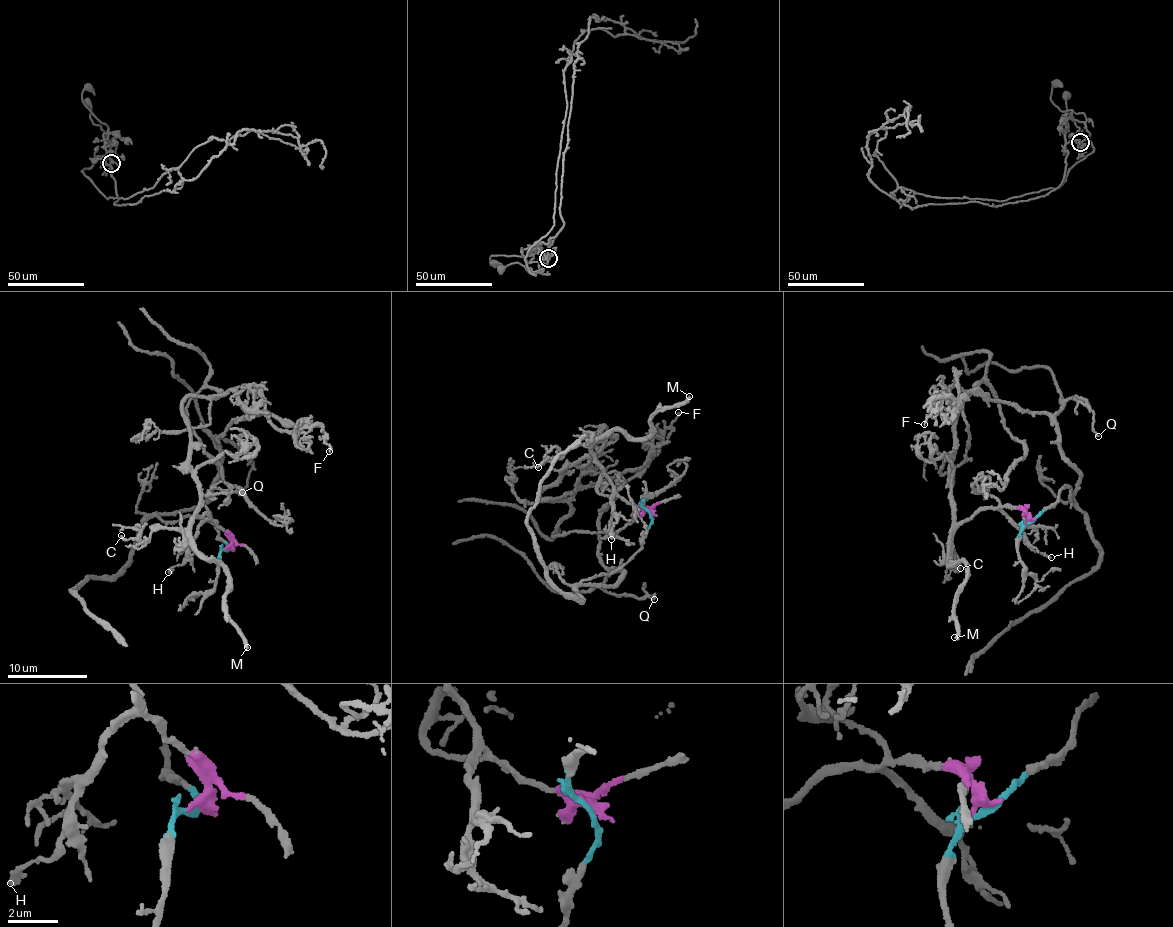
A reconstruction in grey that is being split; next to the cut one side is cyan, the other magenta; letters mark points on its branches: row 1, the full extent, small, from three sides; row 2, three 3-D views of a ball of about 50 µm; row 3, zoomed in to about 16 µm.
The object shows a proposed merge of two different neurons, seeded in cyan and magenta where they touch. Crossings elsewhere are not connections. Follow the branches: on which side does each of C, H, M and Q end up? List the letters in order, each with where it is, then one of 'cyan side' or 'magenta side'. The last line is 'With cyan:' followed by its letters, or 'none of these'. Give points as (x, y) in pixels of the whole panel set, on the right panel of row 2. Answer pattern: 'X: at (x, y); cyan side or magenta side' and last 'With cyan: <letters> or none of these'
C: at (960, 568); magenta side
H: at (1051, 557); magenta side
M: at (954, 637); magenta side
Q: at (1098, 436); cyan side
With cyan: Q

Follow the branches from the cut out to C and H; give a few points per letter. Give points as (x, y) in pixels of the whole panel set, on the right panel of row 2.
C: (1029, 520), (1026, 513), (1018, 509), (983, 508), (953, 532), (946, 548), (957, 566), (954, 569), (960, 567)
H: (1029, 520), (1026, 513), (1018, 509), (1005, 505), (1002, 510), (1033, 550), (1051, 556)

